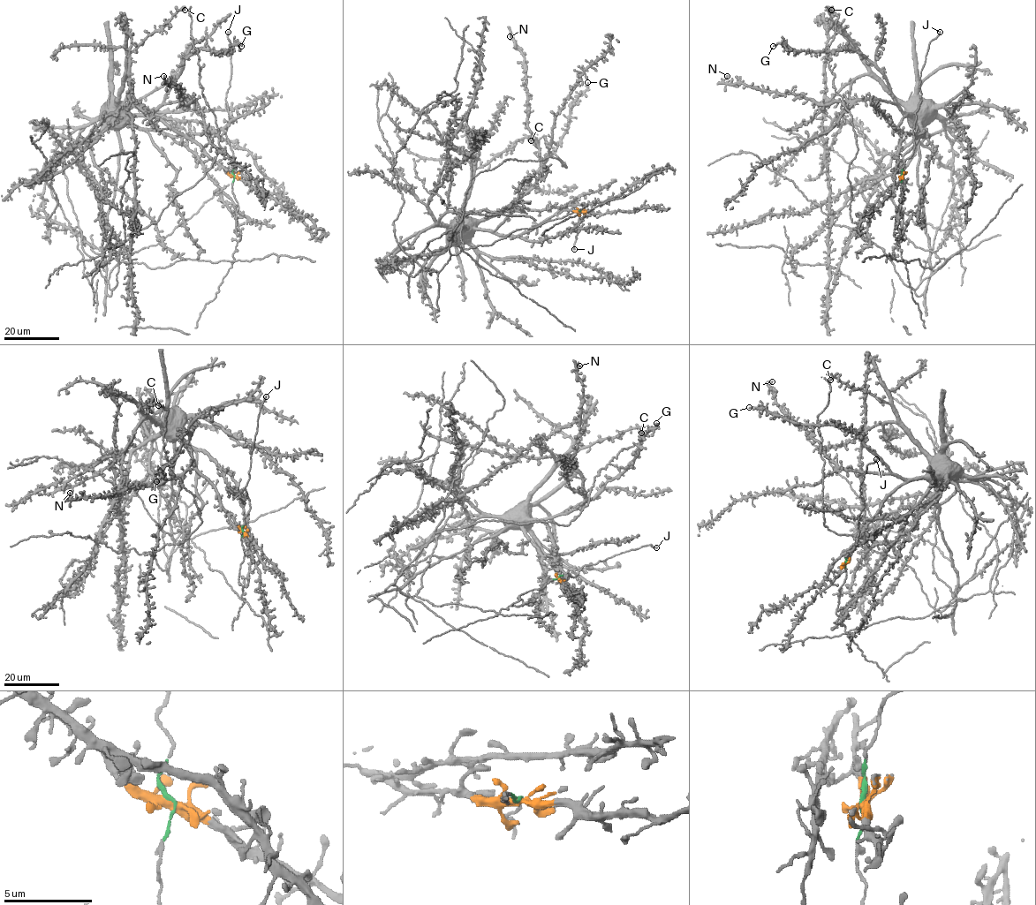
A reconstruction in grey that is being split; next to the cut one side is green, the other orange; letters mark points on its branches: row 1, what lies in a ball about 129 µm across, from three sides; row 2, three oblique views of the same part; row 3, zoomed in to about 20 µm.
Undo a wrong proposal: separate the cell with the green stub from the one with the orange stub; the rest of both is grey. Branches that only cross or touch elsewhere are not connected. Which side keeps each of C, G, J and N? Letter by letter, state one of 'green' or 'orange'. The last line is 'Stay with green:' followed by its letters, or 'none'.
C: orange
G: orange
J: green
N: orange
Stay with green: J

